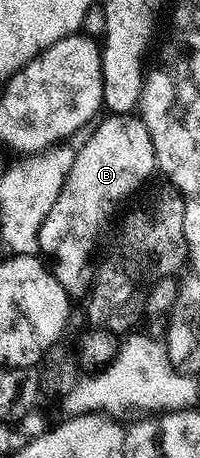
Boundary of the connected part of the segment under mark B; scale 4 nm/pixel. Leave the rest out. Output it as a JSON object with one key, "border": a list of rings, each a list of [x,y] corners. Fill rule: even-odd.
{"border":[[[128,113],[110,114],[104,118],[88,141],[77,147],[72,168],[39,230],[39,251],[48,259],[64,292],[74,300],[78,300],[82,293],[83,297],[92,286],[90,253],[100,242],[94,235],[95,230],[101,226],[103,218],[110,215],[114,202],[122,195],[133,197],[138,194],[156,174],[156,167],[151,163],[152,136],[148,136],[148,128],[141,117]]]}

